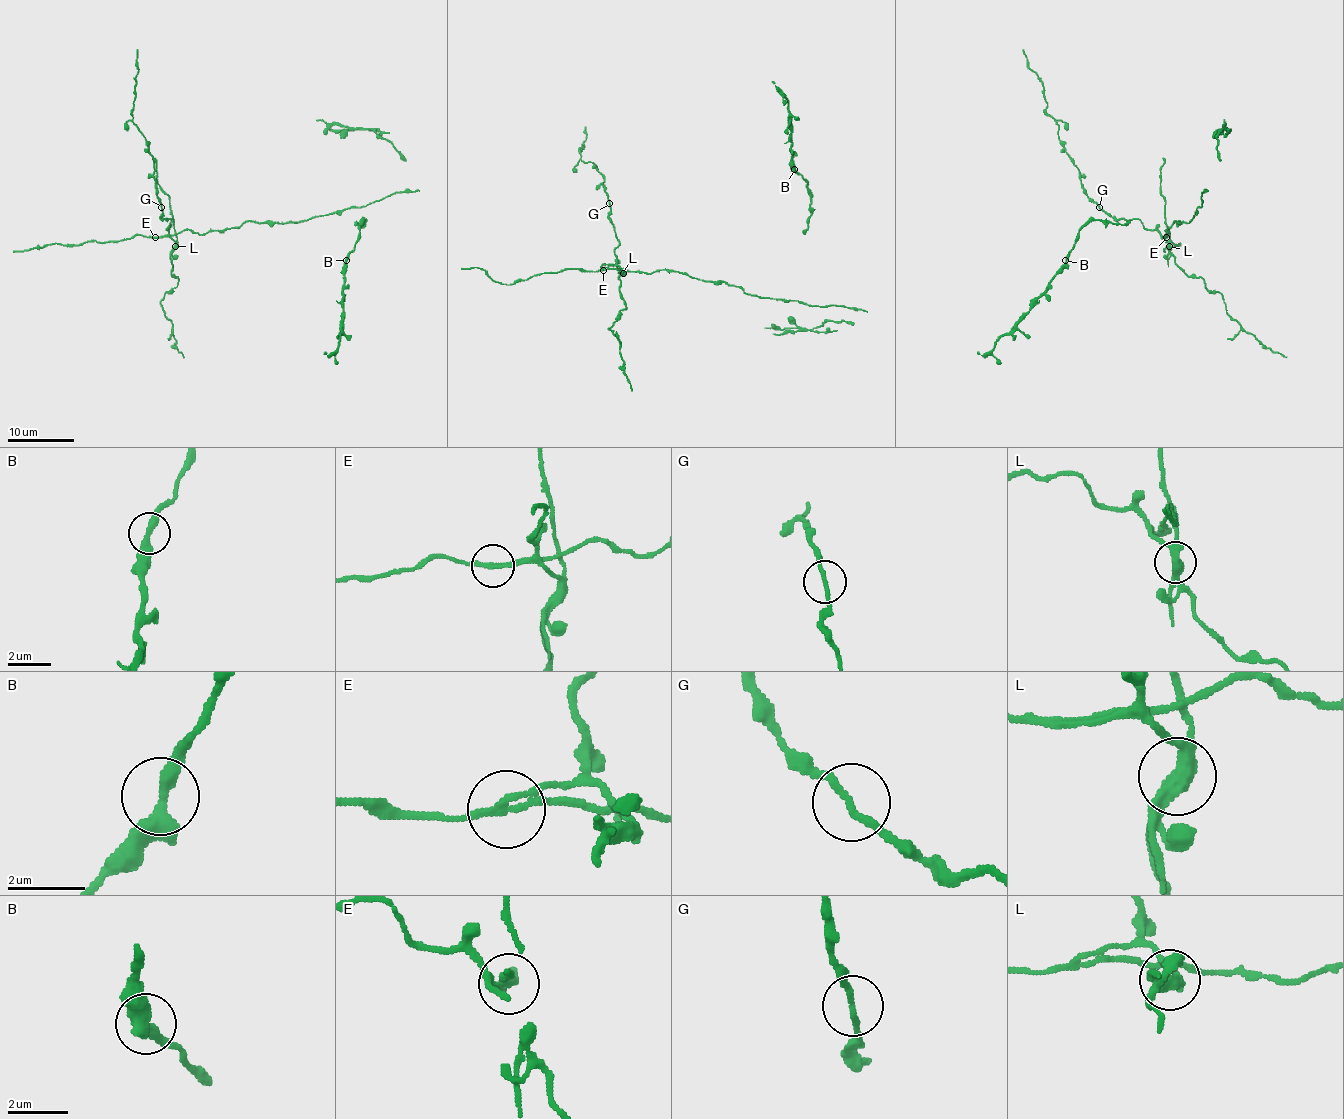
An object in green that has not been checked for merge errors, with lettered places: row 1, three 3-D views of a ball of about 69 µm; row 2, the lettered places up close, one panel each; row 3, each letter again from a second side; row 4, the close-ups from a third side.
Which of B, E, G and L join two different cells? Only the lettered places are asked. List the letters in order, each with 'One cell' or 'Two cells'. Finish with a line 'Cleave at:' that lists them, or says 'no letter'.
B: One cell
E: Two cells
G: One cell
L: Two cells
Cleave at: E, L

